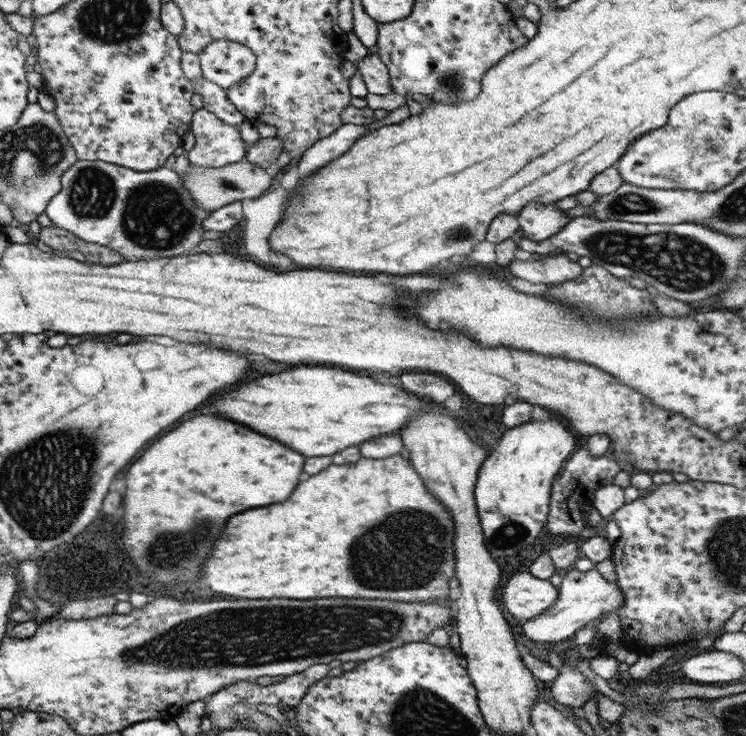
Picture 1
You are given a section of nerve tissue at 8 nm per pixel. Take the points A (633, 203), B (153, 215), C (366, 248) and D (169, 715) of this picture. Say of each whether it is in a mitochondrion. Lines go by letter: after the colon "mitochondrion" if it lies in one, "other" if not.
A: mitochondrion
B: mitochondrion
C: other
D: other

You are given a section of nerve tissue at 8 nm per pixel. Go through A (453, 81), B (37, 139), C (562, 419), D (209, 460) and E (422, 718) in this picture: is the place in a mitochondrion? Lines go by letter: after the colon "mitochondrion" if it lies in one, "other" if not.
A: mitochondrion
B: mitochondrion
C: other
D: other
E: mitochondrion

